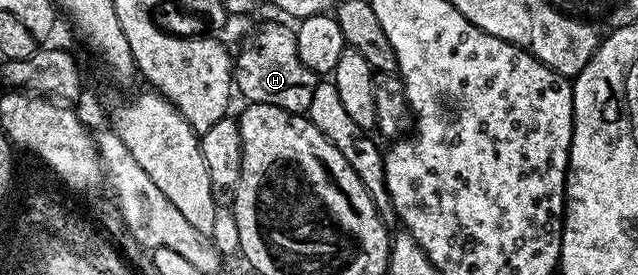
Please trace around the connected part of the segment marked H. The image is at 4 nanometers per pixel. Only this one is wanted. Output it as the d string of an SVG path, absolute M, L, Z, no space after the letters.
M270 21L258 29L251 45L243 47L233 58L234 85L250 103L268 103L272 107L280 107L289 113L305 115L308 103L312 103L312 91L316 91L319 74L308 71L304 63L300 63L296 51L296 35L291 26L281 25L278 21Z

